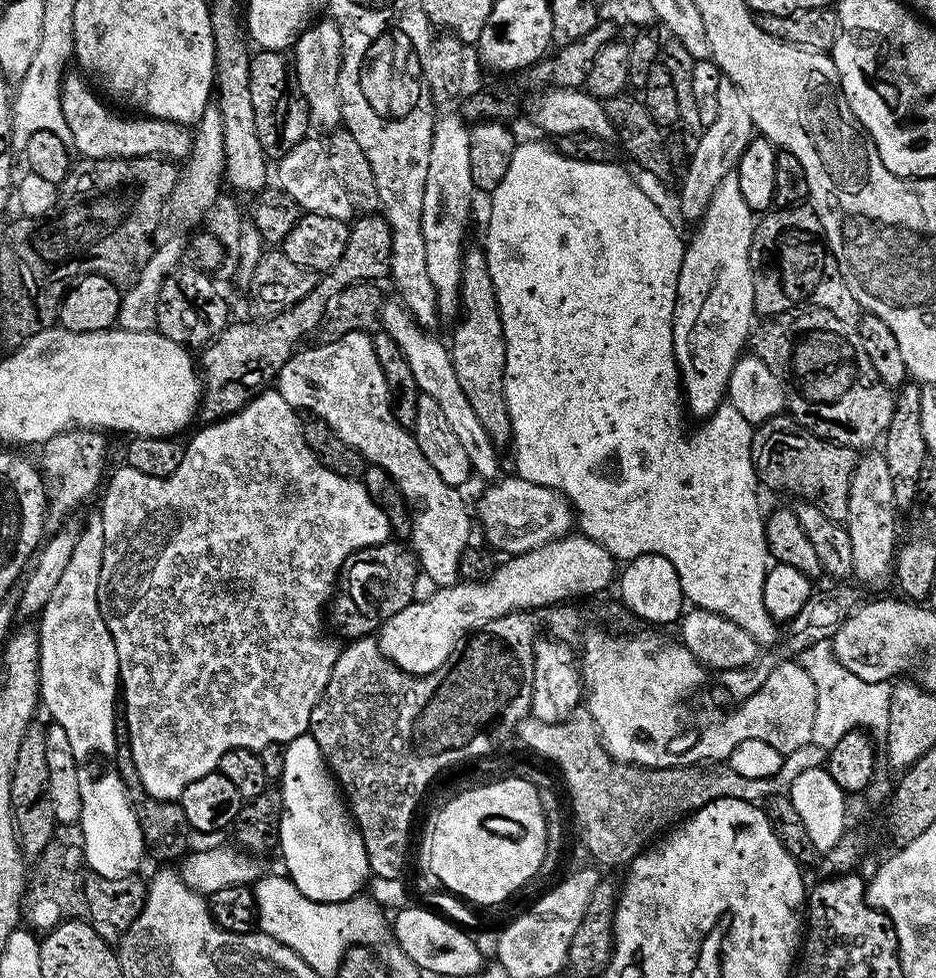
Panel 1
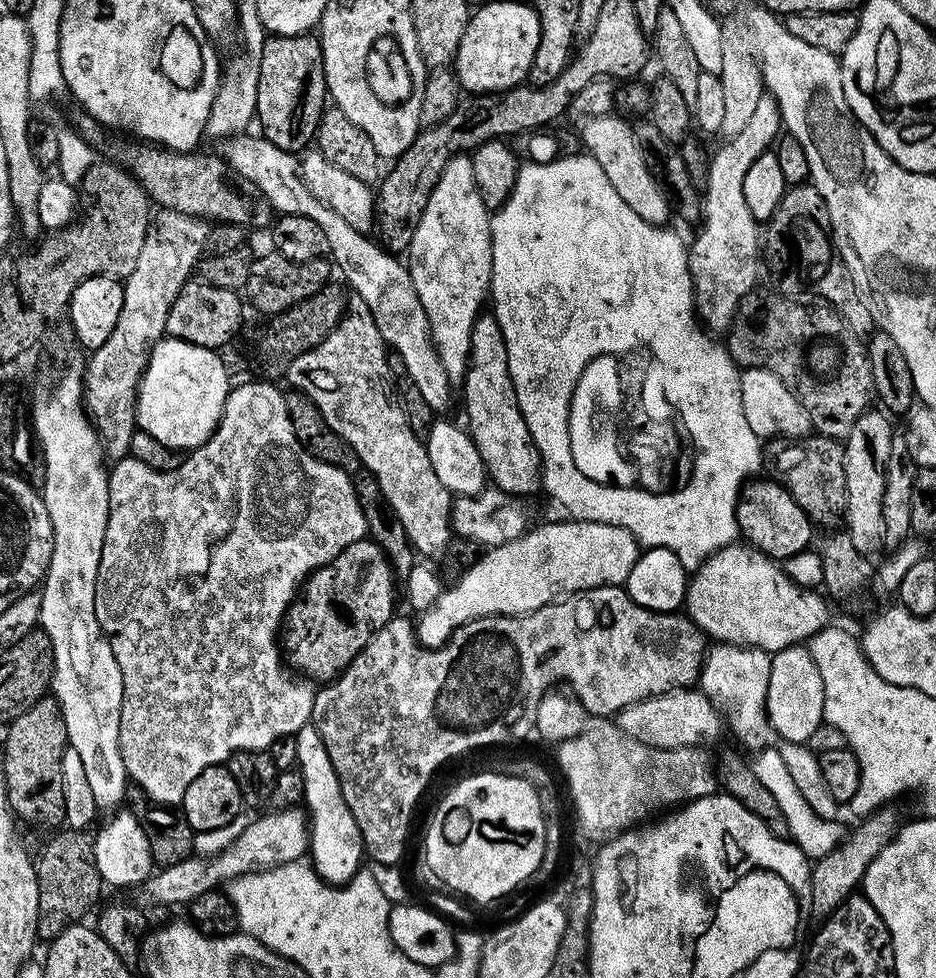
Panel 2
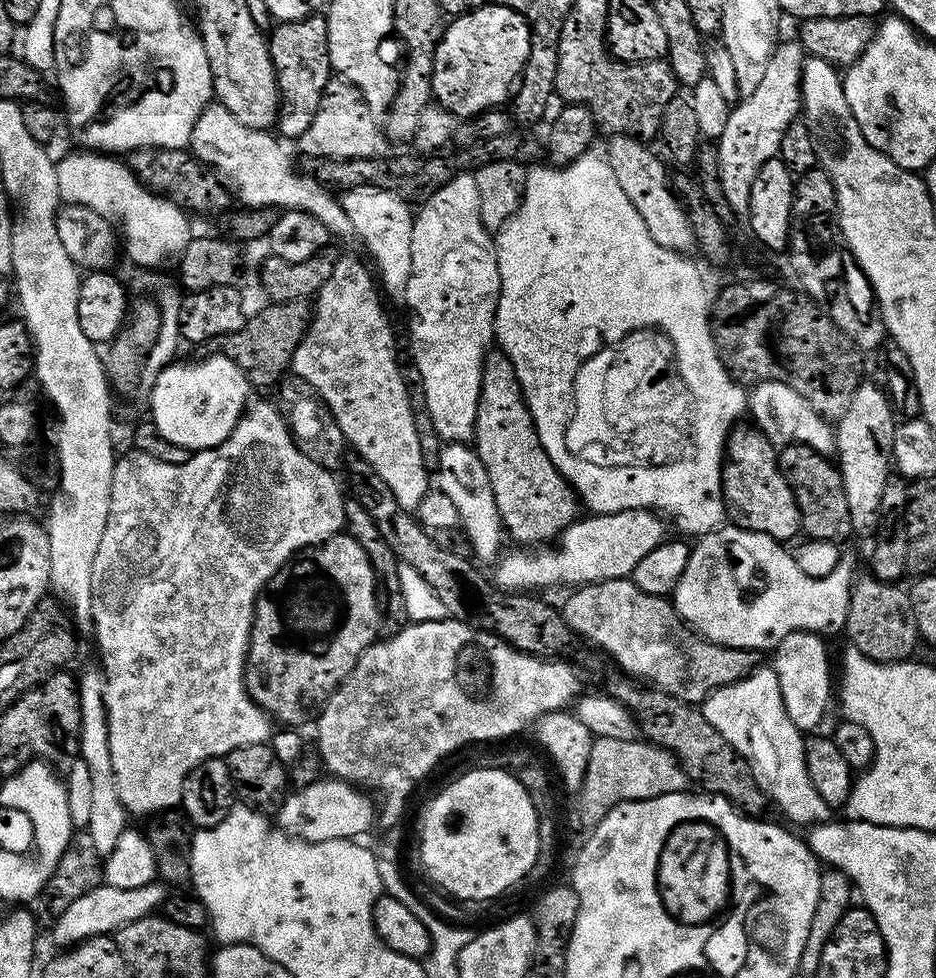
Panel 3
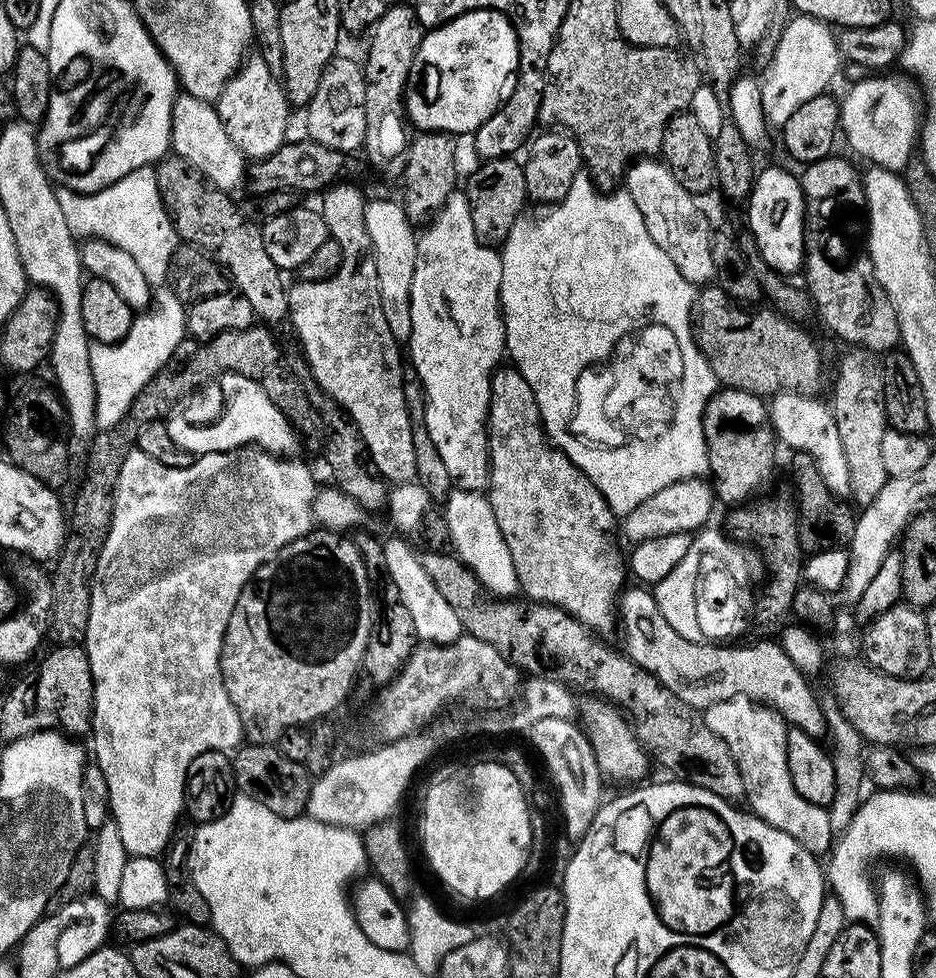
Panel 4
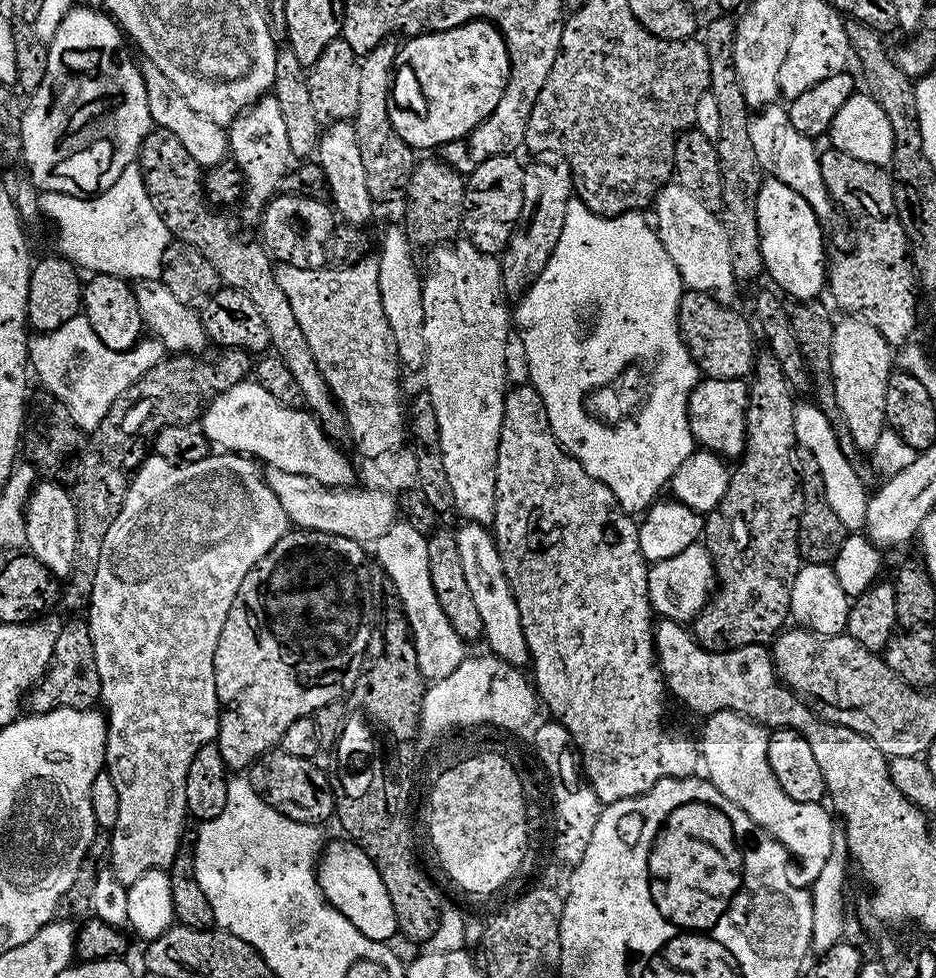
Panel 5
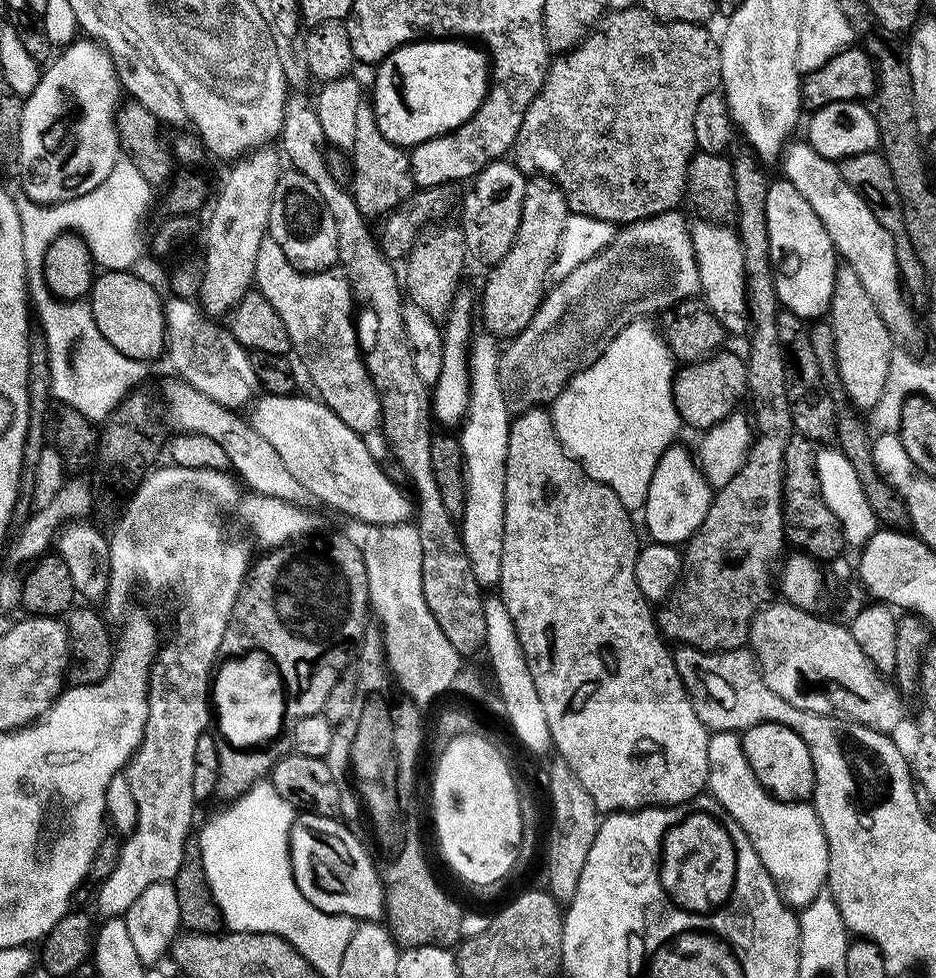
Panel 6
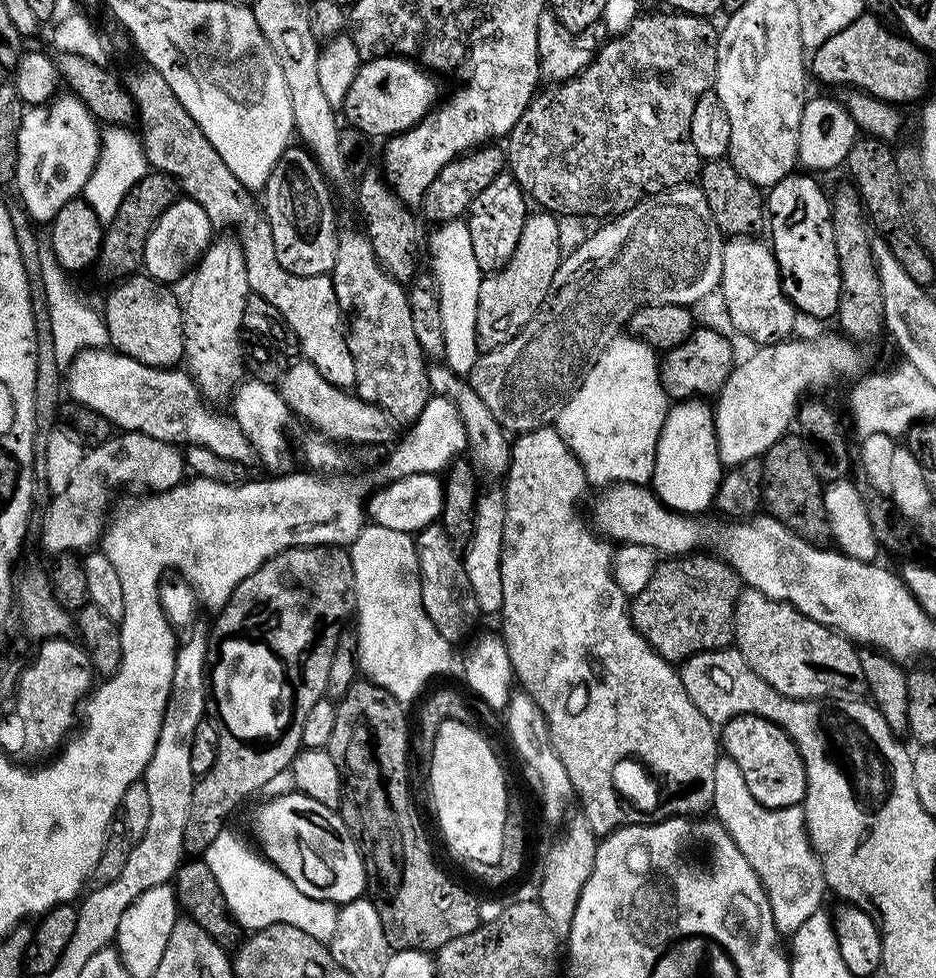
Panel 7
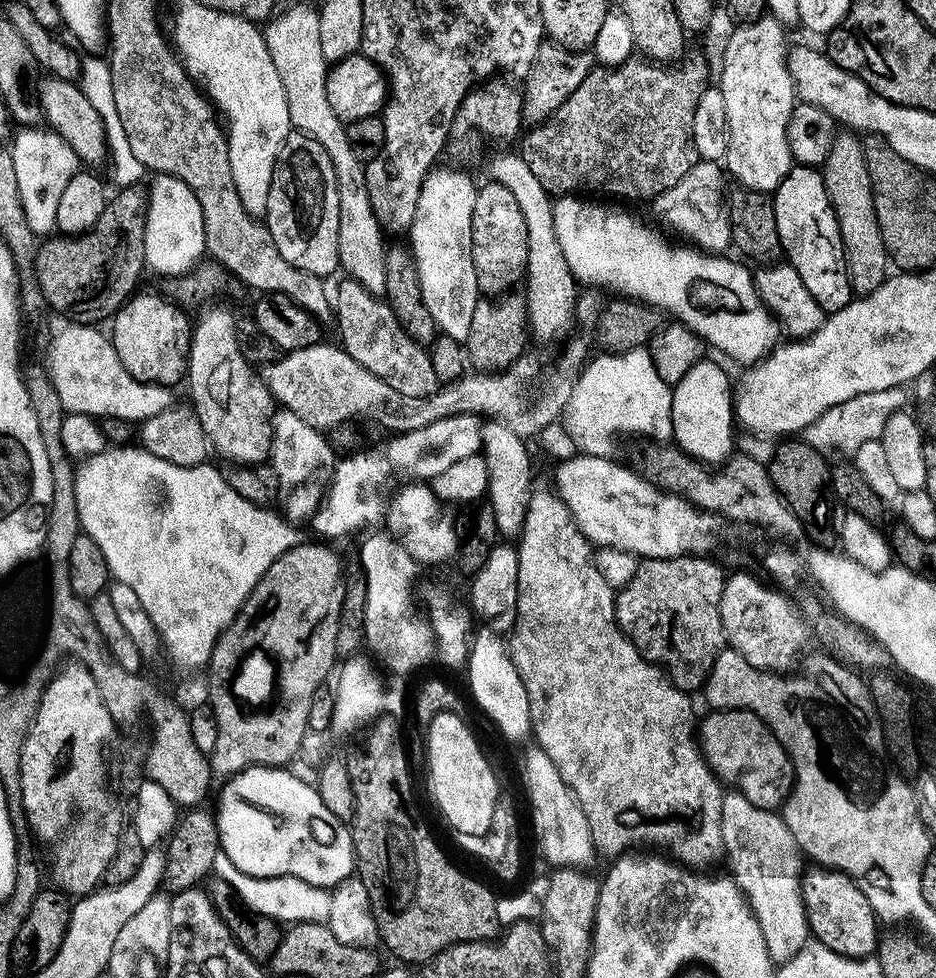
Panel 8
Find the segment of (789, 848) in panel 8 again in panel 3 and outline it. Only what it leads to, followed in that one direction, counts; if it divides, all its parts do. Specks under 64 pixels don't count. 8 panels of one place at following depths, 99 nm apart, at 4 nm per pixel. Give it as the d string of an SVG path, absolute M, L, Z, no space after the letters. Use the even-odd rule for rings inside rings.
M757 666L743 680L709 692L702 701L702 711L706 722L748 763L754 782L758 782L775 807L776 804L780 807L786 819L803 826L823 824L829 819L830 809L822 802L818 790L814 790L814 782L810 782L806 770L805 733L786 714L775 667Z

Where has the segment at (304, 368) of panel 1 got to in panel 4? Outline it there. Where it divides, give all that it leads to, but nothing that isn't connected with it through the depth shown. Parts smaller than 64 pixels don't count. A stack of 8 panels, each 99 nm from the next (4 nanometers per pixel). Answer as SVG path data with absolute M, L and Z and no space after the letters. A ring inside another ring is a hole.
M337 182L328 189L325 189L321 195L322 206L320 205L320 213L323 221L326 222L329 237L332 237L340 244L340 248L344 250L344 261L341 263L341 268L333 277L324 281L306 281L301 279L298 284L291 285L288 288L288 320L290 324L296 327L296 336L300 339L300 344L303 355L308 362L308 372L313 376L315 387L319 388L321 392L325 392L327 396L332 397L340 403L340 407L348 413L348 416L358 426L358 430L362 434L362 438L368 447L368 453L372 455L372 460L378 466L378 470L384 476L385 480L391 482L393 485L407 484L415 477L414 470L414 438L410 434L410 418L406 410L406 398L402 394L402 386L404 385L404 370L405 365L400 364L400 348L401 345L394 338L394 334L390 334L390 325L386 322L386 314L382 314L382 294L378 294L378 266L374 262L374 250L370 242L370 234L367 233L365 222L365 206L367 204L367 197L363 196L361 190L352 185L352 182Z

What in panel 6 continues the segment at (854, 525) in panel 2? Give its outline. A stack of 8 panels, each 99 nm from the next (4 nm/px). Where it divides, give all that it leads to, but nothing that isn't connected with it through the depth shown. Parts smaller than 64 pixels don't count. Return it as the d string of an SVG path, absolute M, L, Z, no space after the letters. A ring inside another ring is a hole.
M837 267L834 294L826 316L832 326L834 346L837 348L838 374L841 376L848 401L856 410L871 410L882 398L886 386L894 337L889 332L886 322L882 322L878 306L870 302L866 286L862 286L858 274L854 274L852 268Z

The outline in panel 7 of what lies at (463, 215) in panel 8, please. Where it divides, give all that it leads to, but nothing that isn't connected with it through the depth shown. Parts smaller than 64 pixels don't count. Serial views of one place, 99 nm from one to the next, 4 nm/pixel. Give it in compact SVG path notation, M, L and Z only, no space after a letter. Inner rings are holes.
M467 219L448 220L437 227L432 237L427 237L426 252L432 255L432 276L442 310L442 330L446 334L446 350L442 360L450 371L468 374L481 351L476 341L478 322L478 286L482 273L478 258L474 258L474 245L470 242Z

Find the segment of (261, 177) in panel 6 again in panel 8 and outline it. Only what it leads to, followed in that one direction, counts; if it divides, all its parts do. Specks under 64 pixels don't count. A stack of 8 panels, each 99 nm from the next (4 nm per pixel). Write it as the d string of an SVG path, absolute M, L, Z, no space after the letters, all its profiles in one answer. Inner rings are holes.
M228 308L203 309L200 321L195 321L192 330L192 345L188 348L188 374L186 385L192 391L191 403L198 418L202 430L208 435L208 443L220 456L225 456L225 461L233 464L251 466L263 464L269 459L272 446L272 430L274 399L260 378L260 373L253 365L245 360L242 350L236 341L237 317L232 316Z

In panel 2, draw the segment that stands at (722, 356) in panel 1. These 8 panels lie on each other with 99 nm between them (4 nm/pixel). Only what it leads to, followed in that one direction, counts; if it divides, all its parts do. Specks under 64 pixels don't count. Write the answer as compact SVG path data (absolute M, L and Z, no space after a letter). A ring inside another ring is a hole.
M765 94L754 109L754 114L742 130L734 137L725 139L724 145L717 152L711 153L708 162L708 185L702 191L702 203L704 214L702 227L696 236L696 241L691 241L688 249L688 273L692 275L692 290L696 297L696 314L699 323L709 333L727 333L732 327L732 320L736 316L738 306L747 292L753 291L756 284L756 255L762 252L762 232L754 214L750 214L750 206L746 206L746 197L742 194L742 182L746 178L746 170L754 163L762 153L773 147L774 141L781 135L780 111L776 101L771 95Z

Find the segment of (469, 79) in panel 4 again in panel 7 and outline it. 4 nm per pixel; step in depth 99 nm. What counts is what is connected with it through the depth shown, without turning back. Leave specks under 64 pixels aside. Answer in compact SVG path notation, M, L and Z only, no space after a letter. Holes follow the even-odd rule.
M395 54L365 59L346 92L342 105L343 119L368 138L397 136L411 128L433 103L432 80L427 75L431 76L419 63Z

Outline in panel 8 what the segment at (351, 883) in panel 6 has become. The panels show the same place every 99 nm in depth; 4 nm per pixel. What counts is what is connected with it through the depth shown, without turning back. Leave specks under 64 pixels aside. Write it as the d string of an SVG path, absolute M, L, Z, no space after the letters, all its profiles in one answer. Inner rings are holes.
M287 767L247 768L236 776L229 776L220 792L220 805L215 805L216 828L220 835L220 847L247 876L270 878L293 876L315 888L332 890L353 875L356 852L352 848L349 825L334 818L313 785L302 778L294 778Z

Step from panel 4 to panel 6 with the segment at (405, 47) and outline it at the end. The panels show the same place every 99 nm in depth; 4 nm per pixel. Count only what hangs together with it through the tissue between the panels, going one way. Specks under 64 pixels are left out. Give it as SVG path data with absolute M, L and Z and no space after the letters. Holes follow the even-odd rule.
M362 102L357 110L354 144L350 151L350 191L364 217L384 218L414 195L408 152L399 148L397 144L391 144L386 134L378 130L378 122L374 118L371 103Z

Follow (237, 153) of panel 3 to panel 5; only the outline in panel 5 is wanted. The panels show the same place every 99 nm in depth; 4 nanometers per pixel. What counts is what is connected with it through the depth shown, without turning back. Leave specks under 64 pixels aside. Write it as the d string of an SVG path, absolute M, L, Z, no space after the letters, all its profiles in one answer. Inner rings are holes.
M143 61L141 63L141 72L146 86L147 105L150 107L153 123L157 127L170 130L172 134L177 135L178 142L189 151L190 156L195 161L198 161L201 169L207 170L210 165L216 164L229 155L230 145L225 129L221 125L210 122L210 118L206 118L194 111L186 102L186 98L178 92L178 88L170 82L166 74L163 74L162 70L154 63Z

